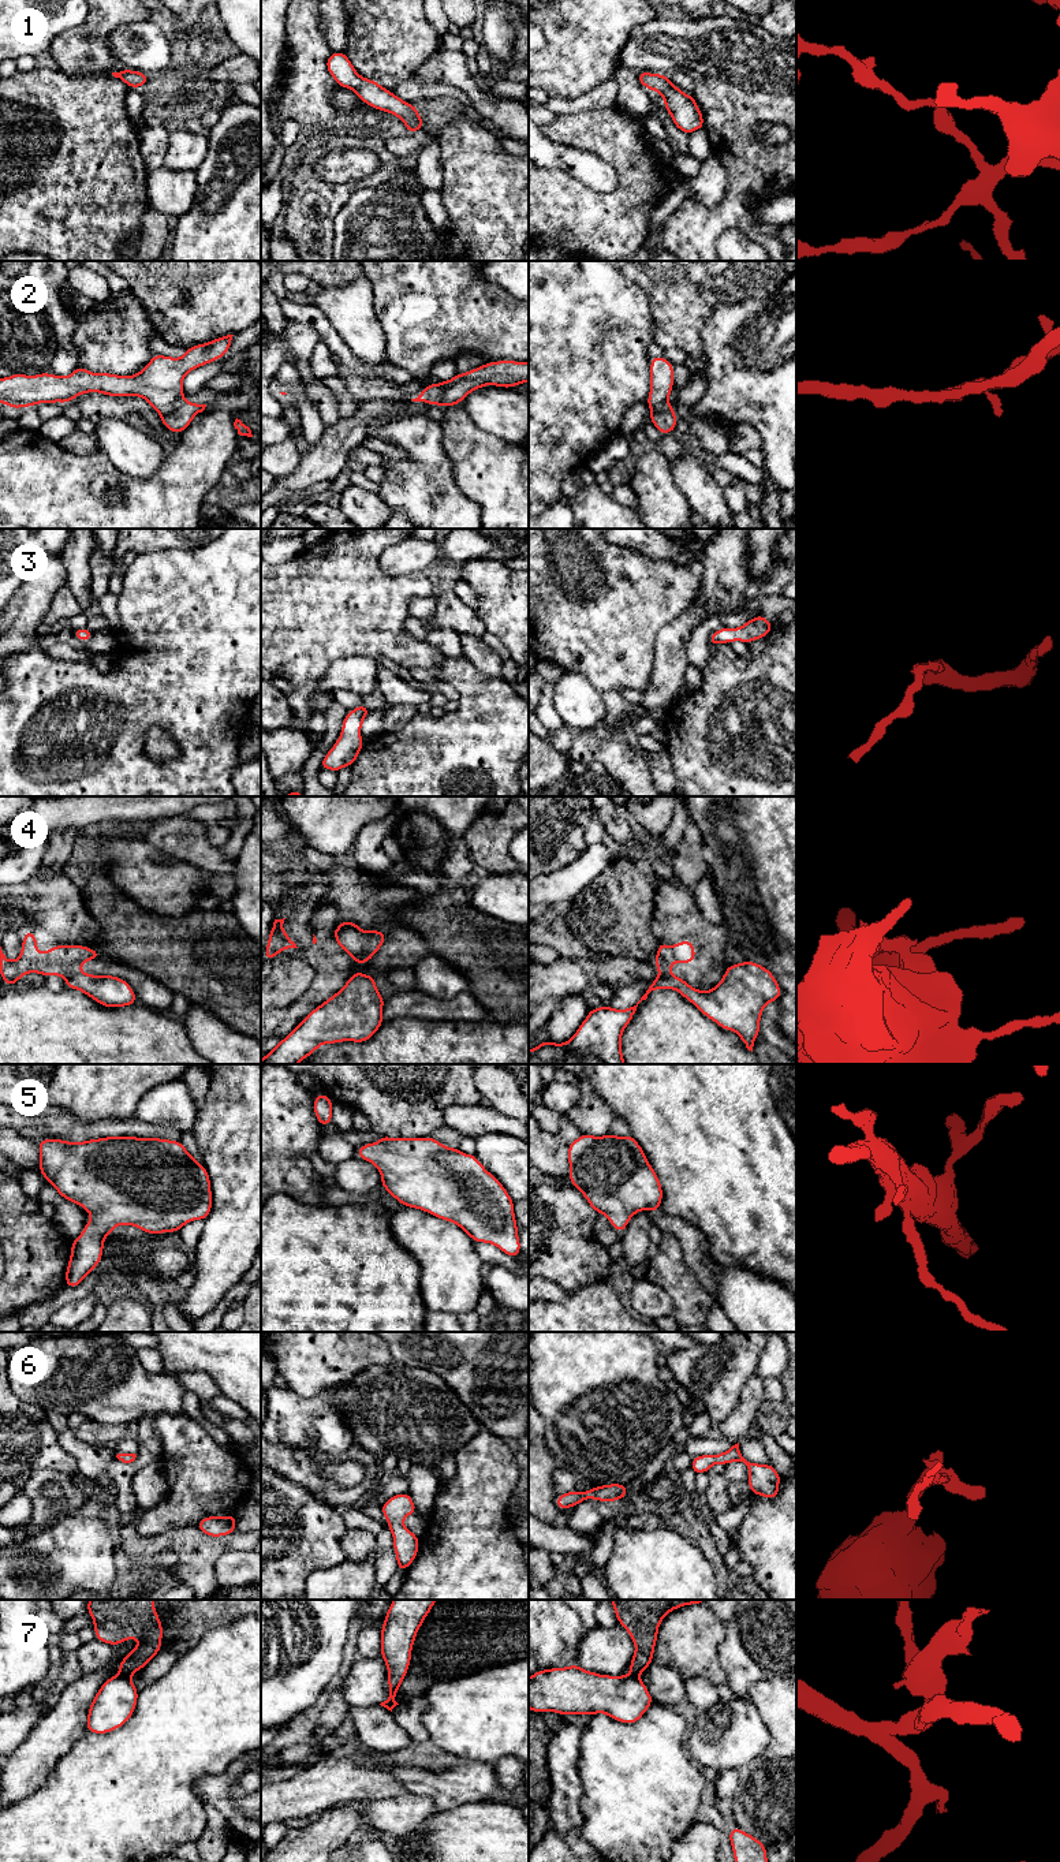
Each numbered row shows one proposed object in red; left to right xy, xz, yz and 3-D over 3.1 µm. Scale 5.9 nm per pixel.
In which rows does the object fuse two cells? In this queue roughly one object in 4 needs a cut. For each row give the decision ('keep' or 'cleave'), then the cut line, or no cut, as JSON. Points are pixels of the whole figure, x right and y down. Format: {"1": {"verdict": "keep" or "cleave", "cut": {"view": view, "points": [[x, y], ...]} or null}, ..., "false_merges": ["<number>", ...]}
{"1": {"verdict": "keep", "cut": null}, "2": {"verdict": "keep", "cut": null}, "3": {"verdict": "keep", "cut": null}, "4": {"verdict": "cleave", "cut": {"view": "xy", "points": [[79, 971], [67, 978]]}}, "5": {"verdict": "keep", "cut": null}, "6": {"verdict": "keep", "cut": null}, "7": {"verdict": "cleave", "cut": {"view": "xy", "points": [[119, 1672], [129, 1678]]}}, "false_merges": ["4", "7"]}

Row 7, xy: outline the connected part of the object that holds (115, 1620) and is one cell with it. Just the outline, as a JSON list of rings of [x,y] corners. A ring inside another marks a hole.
[[[89,1600],[87,1613],[94,1622],[94,1638],[116,1646],[138,1638],[135,1649],[119,1663],[119,1673],[131,1678],[160,1652],[163,1624],[154,1600]]]

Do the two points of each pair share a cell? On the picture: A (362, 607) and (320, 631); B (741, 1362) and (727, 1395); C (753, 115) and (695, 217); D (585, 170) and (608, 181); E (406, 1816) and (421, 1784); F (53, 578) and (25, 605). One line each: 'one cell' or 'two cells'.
A: one cell
B: one cell
C: one cell
D: one cell
E: two cells
F: one cell

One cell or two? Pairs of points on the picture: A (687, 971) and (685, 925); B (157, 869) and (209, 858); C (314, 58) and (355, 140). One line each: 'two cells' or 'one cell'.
A: one cell
B: two cells
C: two cells

